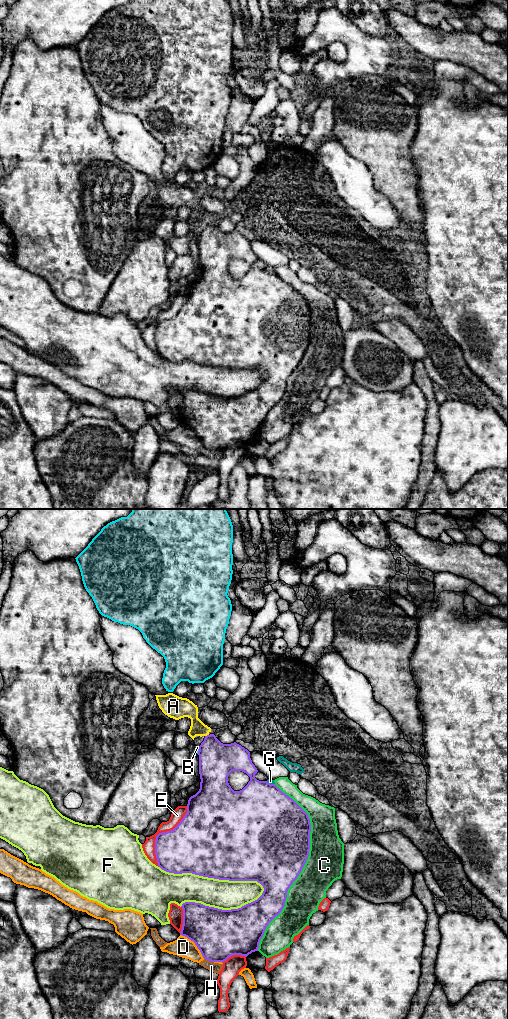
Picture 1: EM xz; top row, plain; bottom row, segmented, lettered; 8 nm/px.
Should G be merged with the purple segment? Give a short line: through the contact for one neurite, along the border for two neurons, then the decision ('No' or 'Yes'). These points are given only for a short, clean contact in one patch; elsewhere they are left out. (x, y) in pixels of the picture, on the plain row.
No

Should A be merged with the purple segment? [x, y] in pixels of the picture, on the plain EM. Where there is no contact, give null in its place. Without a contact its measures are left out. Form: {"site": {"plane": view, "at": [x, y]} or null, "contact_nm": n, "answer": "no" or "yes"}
{"site": {"plane": "xz", "at": [207, 223]}, "contact_nm": 40, "answer": "no"}

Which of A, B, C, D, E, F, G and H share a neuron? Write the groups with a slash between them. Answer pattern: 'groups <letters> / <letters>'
groups A G / B / C / D / E / F / H

